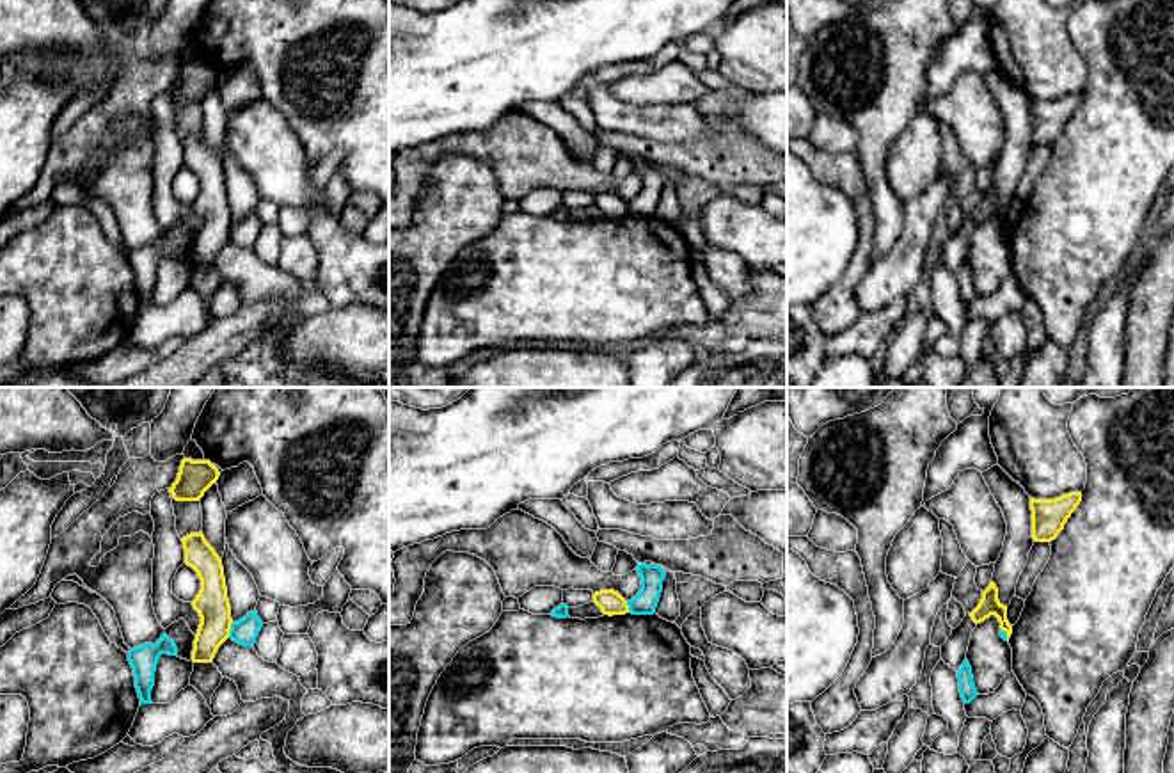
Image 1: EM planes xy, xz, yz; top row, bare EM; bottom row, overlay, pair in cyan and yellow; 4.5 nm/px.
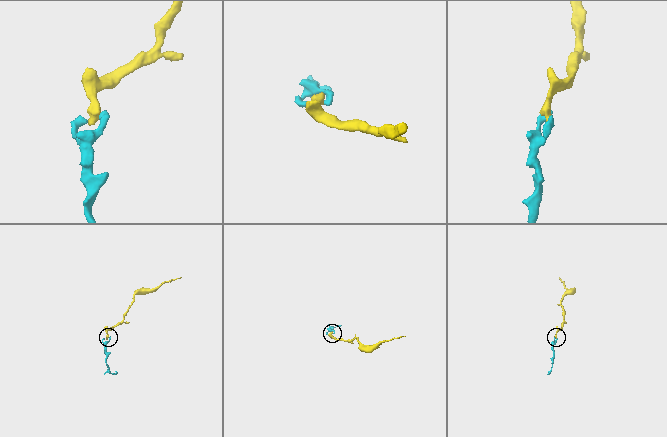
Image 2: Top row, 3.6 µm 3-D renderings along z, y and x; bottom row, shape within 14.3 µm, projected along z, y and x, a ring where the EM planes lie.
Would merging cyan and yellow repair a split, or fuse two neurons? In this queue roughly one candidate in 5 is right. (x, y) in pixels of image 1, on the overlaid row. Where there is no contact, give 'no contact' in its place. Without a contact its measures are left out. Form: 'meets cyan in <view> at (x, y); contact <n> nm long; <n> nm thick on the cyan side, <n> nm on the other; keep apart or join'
meets cyan in xy at (231, 629); contact 80 nm long; 120 nm thick on the cyan side, 150 nm on the other; keep apart

